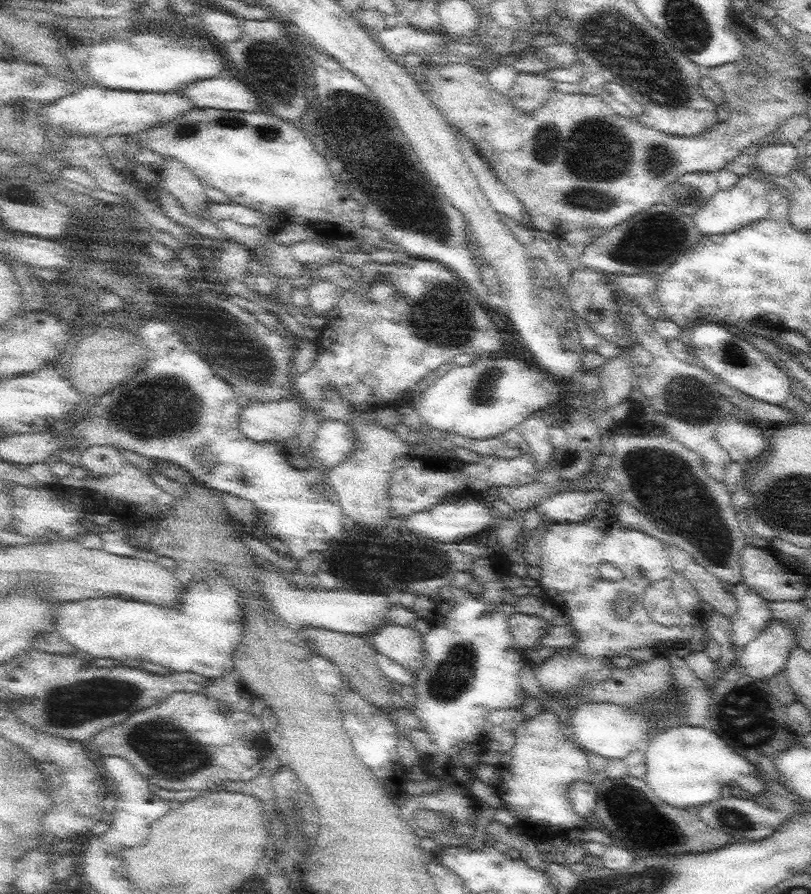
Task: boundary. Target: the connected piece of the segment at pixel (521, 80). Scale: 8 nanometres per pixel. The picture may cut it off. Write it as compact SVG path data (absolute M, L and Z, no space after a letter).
M519 73L514 87L508 92L508 100L514 107L525 113L534 112L548 100L556 84L550 77L541 73Z

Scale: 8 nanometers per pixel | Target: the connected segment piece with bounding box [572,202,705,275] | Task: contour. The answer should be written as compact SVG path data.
M662 202L633 214L607 233L588 245L578 261L579 266L572 266L572 270L586 267L605 274L661 275L679 256L705 238L693 216Z

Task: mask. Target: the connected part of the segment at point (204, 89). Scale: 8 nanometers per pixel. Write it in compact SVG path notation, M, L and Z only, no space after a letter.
M228 76L201 80L189 84L180 91L186 98L192 100L198 108L219 108L222 110L240 110L254 112L259 110L256 94L239 79Z

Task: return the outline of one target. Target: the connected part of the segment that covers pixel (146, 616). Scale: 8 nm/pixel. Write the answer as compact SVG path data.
M216 571L206 581L190 583L181 602L184 606L176 608L114 597L66 601L57 606L54 630L77 650L96 658L146 660L174 672L198 672L215 679L234 669L233 654L243 635L241 597L229 582Z

